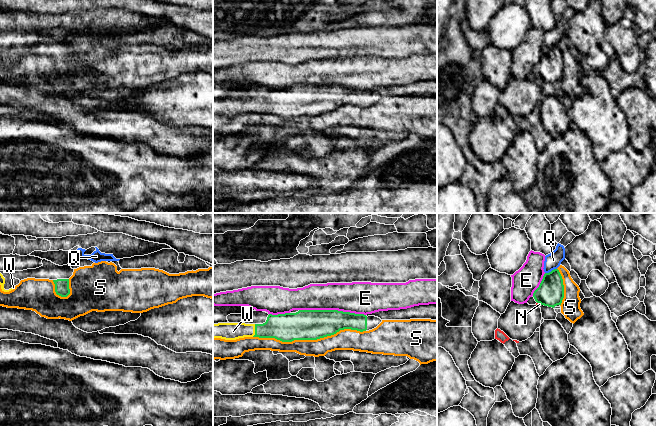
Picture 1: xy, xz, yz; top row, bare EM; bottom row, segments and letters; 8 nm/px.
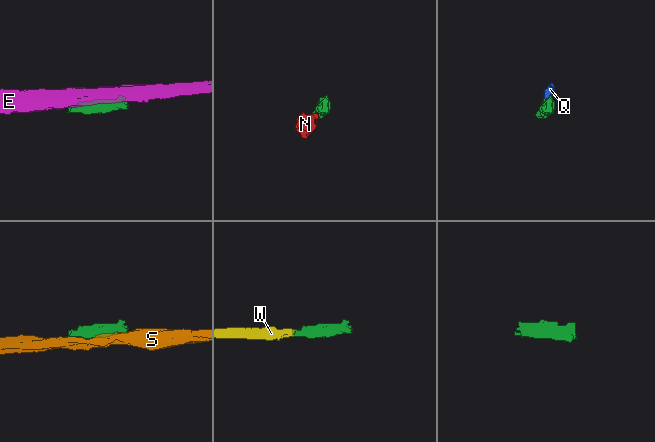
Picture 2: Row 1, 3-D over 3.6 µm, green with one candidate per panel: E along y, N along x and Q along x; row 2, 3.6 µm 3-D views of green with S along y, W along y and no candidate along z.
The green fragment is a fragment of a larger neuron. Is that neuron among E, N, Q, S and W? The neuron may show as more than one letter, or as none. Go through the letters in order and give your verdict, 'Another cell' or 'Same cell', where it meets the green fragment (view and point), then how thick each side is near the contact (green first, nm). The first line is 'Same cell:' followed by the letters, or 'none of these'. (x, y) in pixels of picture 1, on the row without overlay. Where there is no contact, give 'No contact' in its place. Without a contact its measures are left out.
Same cell: W
E: Another cell. Touches green at xz (332, 86). Thickness 240 nm (green) against 260 nm
N: Another cell. Touches green at yz (539, 78). Thickness 220 nm (green) against 20 nm
Q: Another cell. Touches green at yz (551, 47). Thickness 220 nm (green) against 130 nm
S: Another cell. Touches green at xz (309, 115). Thickness 240 nm (green) against 140 nm
W: Same cell. Touches green at xz (255, 106). Thickness 220 nm (green) against 140 nm

